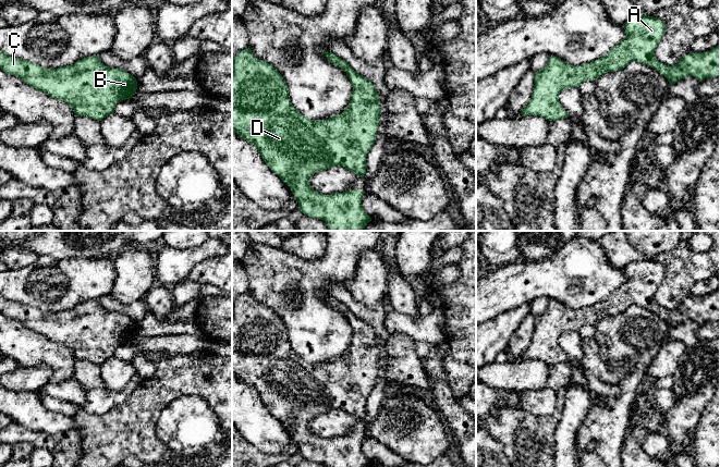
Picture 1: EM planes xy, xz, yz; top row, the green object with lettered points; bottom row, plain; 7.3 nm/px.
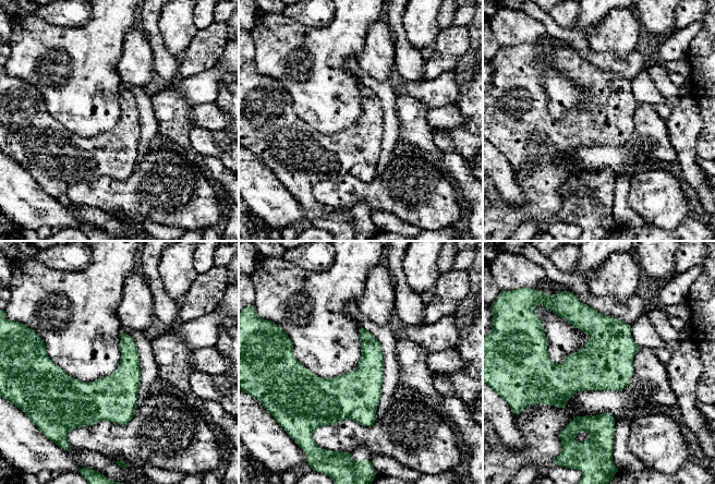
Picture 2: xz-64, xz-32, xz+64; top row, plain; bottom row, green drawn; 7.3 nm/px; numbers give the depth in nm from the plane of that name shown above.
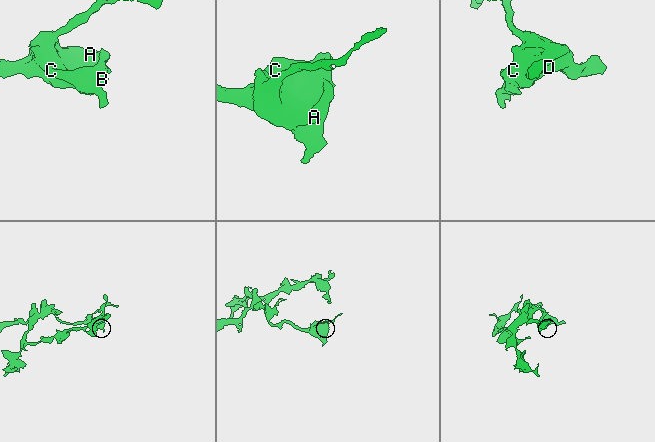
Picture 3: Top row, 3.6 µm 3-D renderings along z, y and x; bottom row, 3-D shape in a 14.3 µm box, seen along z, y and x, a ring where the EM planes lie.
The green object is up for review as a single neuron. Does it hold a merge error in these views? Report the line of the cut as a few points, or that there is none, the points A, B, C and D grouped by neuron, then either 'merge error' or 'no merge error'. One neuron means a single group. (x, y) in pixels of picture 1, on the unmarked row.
no cut | A B C D | no merge error

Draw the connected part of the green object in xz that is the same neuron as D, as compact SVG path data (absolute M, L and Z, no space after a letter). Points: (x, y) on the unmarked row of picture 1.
M248 291L232 303L232 374L258 393L271 415L292 433L298 445L298 453L305 459L325 464L326 467L368 467L371 462L362 451L365 434L349 433L343 437L324 439L309 429L312 419L332 410L343 410L358 421L363 421L366 416L366 401L376 384L381 359L380 343L375 329L332 296L322 294L322 297L331 307L346 317L353 331L350 348L342 357L319 365L304 360L292 348L282 319L271 308L257 303Z

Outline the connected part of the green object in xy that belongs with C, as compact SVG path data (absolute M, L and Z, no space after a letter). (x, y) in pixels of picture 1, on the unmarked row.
M0 294L0 312L7 318L23 323L27 329L46 336L52 342L65 345L70 348L75 359L88 360L101 365L114 357L115 349L136 337L137 324L122 312L106 310L98 299L87 300L74 308L45 312L33 306L13 302Z

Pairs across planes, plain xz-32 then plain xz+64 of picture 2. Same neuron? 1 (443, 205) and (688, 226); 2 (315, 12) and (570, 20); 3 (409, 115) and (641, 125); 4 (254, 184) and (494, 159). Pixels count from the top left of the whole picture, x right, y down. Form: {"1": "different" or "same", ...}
{"1": "different", "2": "same", "3": "same", "4": "same"}

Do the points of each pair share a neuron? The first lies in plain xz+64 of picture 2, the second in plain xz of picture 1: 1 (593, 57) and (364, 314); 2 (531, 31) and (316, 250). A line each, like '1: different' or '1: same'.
1: same
2: different

